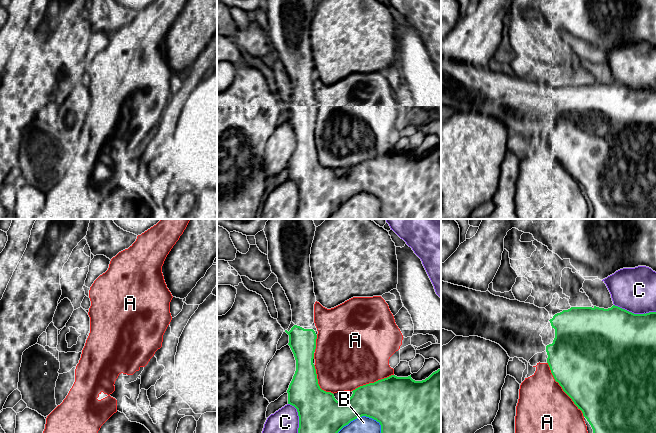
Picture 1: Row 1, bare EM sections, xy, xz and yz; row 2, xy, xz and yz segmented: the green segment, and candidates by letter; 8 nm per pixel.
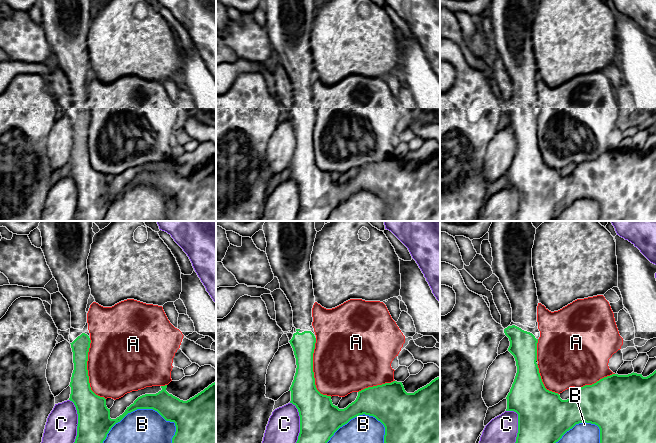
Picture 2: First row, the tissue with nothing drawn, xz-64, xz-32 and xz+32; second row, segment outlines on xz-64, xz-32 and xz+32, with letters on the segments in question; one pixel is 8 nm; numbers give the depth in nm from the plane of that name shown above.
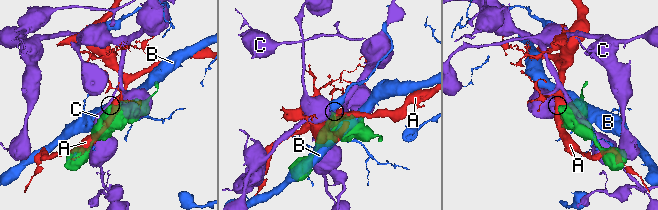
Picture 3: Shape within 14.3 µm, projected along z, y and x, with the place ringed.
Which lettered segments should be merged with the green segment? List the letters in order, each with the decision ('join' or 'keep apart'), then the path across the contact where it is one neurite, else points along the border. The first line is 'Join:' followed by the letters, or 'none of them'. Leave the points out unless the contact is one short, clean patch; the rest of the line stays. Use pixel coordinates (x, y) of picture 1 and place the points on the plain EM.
Join: none of them
A: keep apart
B: keep apart
C: keep apart

